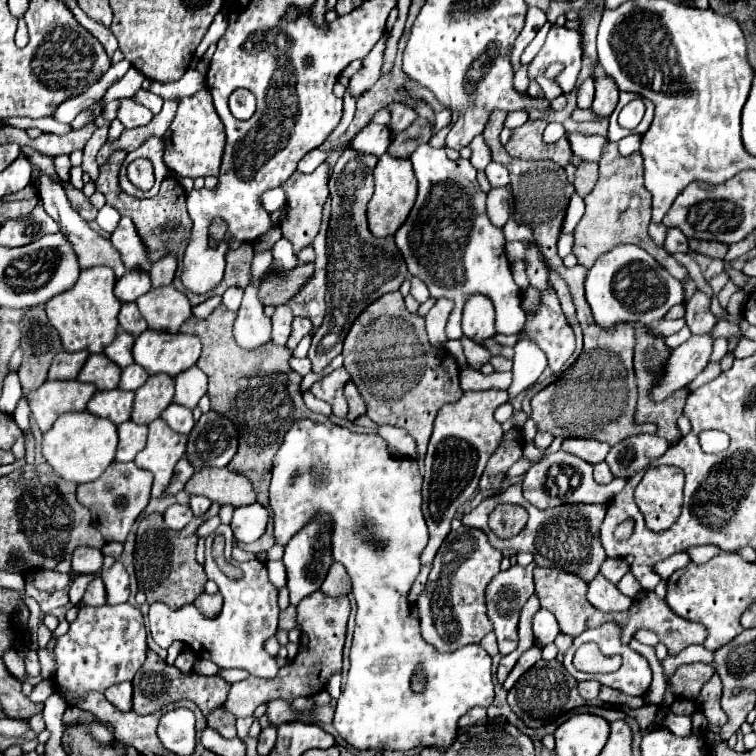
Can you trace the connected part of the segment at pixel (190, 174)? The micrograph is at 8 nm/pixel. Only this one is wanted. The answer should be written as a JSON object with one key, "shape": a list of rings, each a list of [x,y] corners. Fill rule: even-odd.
{"shape":[[[200,90],[192,96],[186,96],[178,104],[178,112],[170,124],[170,138],[166,140],[166,152],[164,162],[170,170],[174,170],[178,176],[186,178],[206,178],[206,176],[218,176],[222,154],[224,154],[226,134],[224,124],[214,112],[212,96],[208,90]],[[174,134],[174,136],[172,136]]]}

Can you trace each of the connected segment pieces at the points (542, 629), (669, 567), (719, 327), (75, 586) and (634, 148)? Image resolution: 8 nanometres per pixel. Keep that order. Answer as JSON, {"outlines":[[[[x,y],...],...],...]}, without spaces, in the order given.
{"outlines":[[[[540,608],[538,614],[534,616],[534,620],[532,620],[532,630],[534,630],[534,638],[536,638],[536,642],[538,642],[540,646],[544,646],[544,644],[548,644],[548,642],[554,642],[554,638],[560,634],[560,632],[558,632],[558,622],[556,622],[554,616],[552,616],[548,610],[544,610],[544,608]]],[[[676,554],[676,556],[670,556],[670,558],[666,558],[664,562],[660,562],[660,564],[654,564],[654,572],[660,576],[660,578],[664,578],[664,580],[668,580],[668,576],[674,572],[674,570],[678,570],[678,568],[684,568],[686,564],[690,564],[690,558],[688,558],[688,554]]],[[[718,320],[718,324],[711,331],[714,338],[730,338],[732,334],[740,334],[740,328],[734,322],[726,322],[726,320]]],[[[84,574],[84,576],[76,576],[76,578],[72,580],[72,584],[70,584],[70,592],[68,592],[72,604],[78,604],[78,602],[82,600],[88,582],[90,582],[92,578],[95,578],[96,575],[97,574]]],[[[630,134],[630,136],[622,138],[622,140],[618,142],[620,154],[622,154],[622,156],[630,156],[630,154],[638,152],[638,148],[640,148],[640,138],[642,138],[642,136],[638,136],[638,134]]]]}

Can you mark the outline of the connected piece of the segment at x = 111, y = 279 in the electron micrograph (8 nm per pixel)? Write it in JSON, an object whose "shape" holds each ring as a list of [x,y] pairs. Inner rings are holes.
{"shape":[[[94,266],[90,270],[82,270],[78,282],[70,290],[46,302],[48,320],[58,330],[66,352],[88,350],[96,354],[96,352],[104,352],[104,348],[114,340],[118,328],[118,312],[120,312],[120,302],[112,292],[114,284],[116,284],[116,276],[112,268]]]}

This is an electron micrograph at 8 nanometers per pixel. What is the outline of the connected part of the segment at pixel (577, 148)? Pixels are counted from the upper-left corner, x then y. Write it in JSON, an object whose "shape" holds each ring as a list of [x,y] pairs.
{"shape":[[[570,132],[566,138],[570,142],[572,152],[578,158],[584,156],[582,152],[598,152],[598,156],[600,156],[602,146],[606,144],[606,138],[604,136],[586,136],[586,134],[578,134],[578,132]]]}

